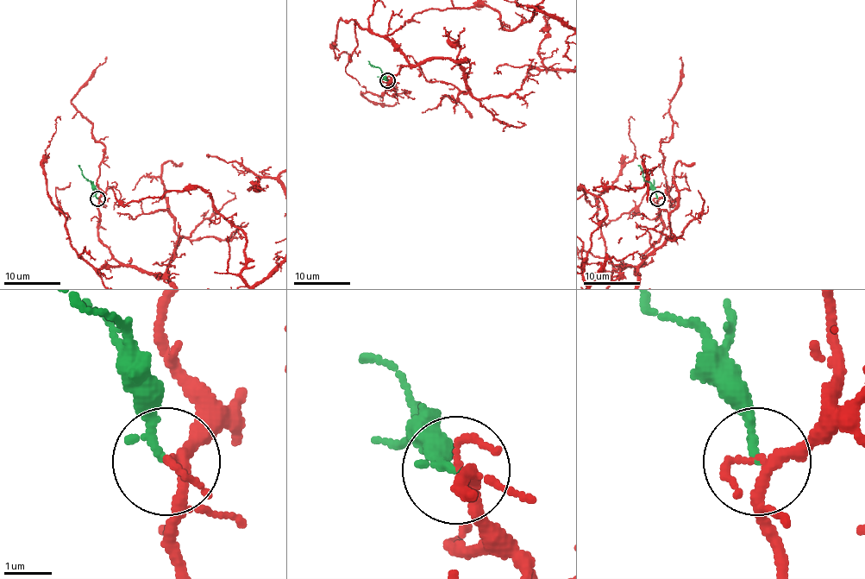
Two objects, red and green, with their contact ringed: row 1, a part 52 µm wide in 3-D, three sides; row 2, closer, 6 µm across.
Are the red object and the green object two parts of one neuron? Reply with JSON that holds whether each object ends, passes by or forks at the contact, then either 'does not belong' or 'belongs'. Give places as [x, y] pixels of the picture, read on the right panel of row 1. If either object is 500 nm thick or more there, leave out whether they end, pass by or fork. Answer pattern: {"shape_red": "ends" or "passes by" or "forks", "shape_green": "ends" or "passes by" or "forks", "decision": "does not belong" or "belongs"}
{"shape_red": "forks", "shape_green": "ends", "decision": "does not belong"}

